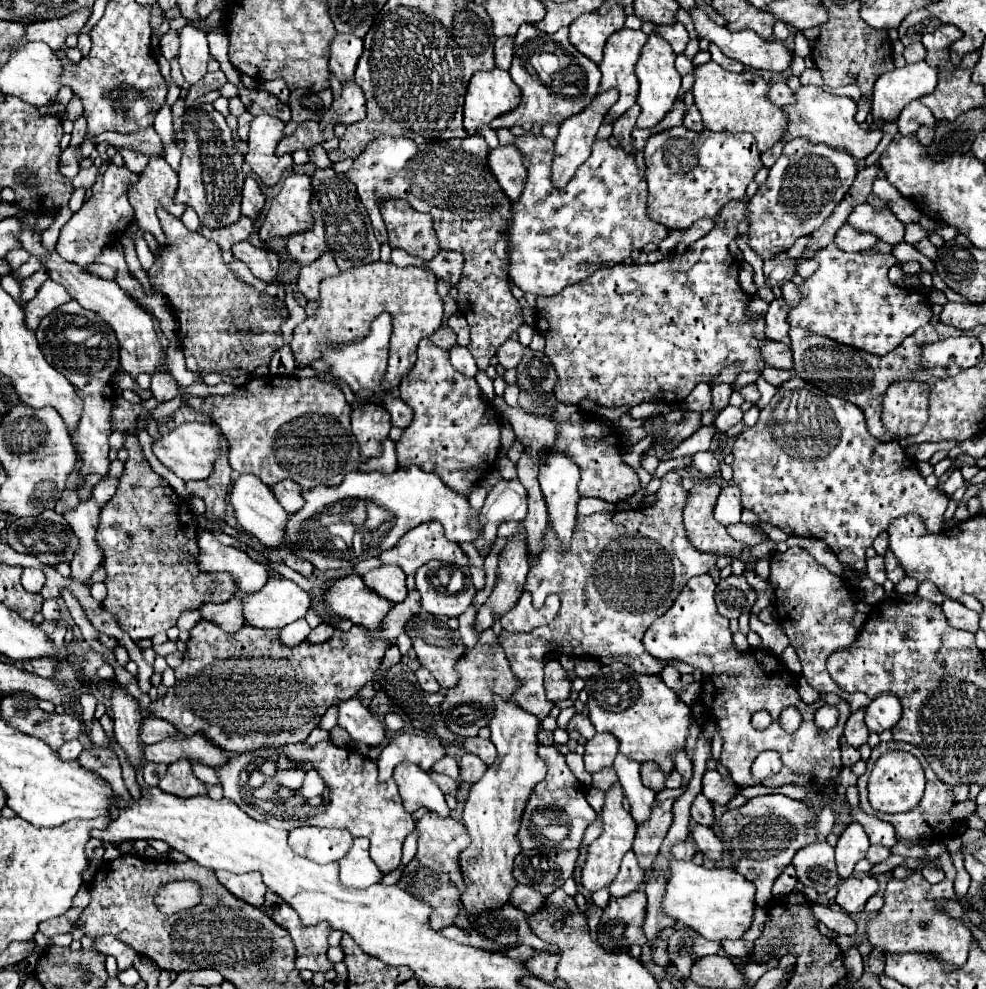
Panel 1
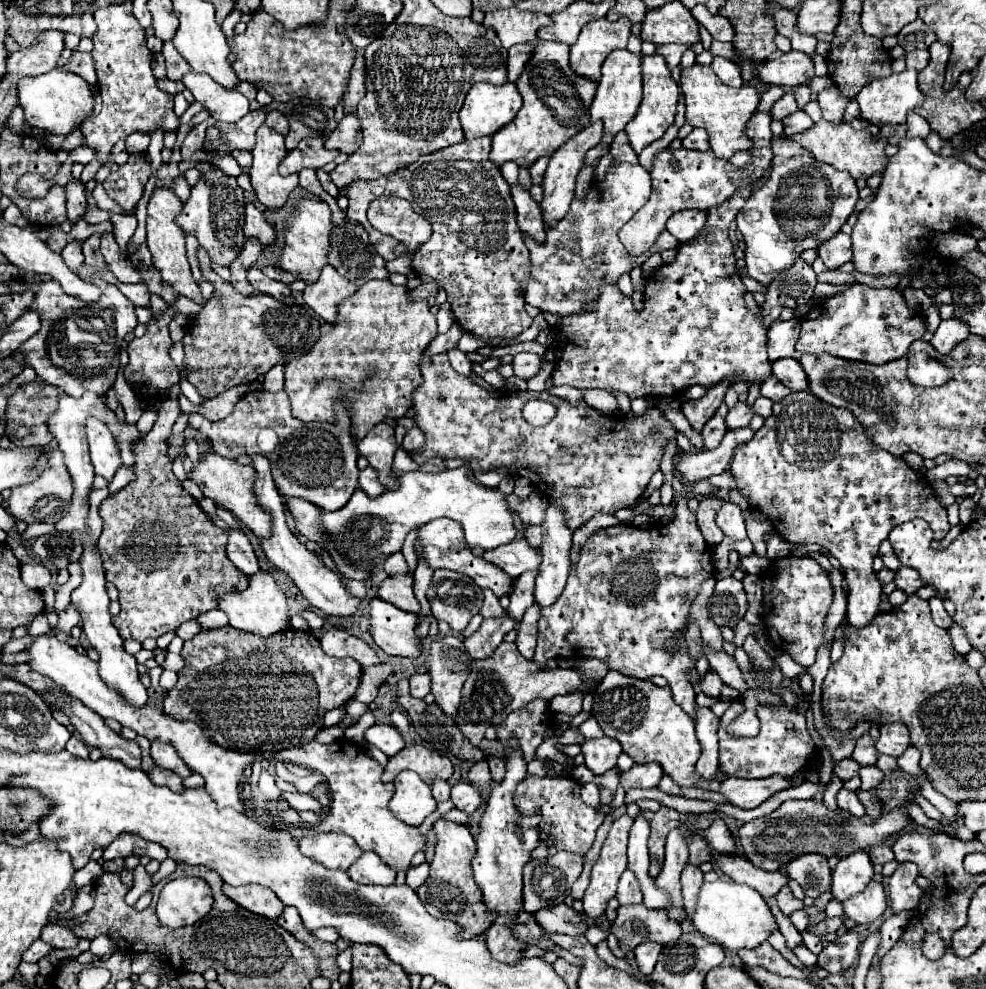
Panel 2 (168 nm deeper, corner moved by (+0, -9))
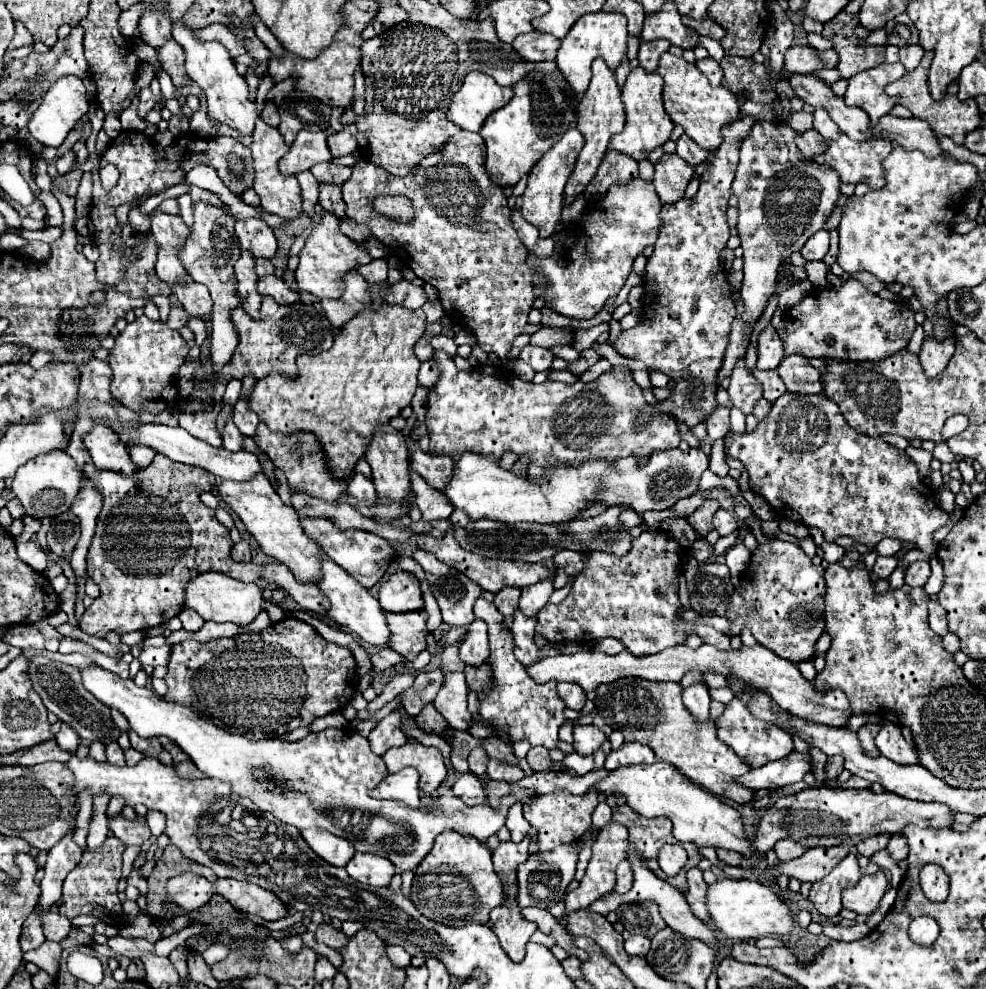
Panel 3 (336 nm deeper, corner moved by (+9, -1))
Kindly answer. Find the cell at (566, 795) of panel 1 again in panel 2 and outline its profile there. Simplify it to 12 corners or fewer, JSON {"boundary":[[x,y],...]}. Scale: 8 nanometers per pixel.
{"boundary":[[526,776],[514,792],[540,816],[532,858],[592,848],[602,808],[574,778]]}

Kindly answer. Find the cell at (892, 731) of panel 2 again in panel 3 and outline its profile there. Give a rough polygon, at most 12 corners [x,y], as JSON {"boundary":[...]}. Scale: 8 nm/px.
{"boundary":[[883,724],[875,746],[897,764],[917,764],[897,724]]}

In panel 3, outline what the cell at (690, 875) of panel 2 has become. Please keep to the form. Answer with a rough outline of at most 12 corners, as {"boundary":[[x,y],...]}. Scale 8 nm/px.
{"boundary":[[699,868],[687,870],[683,892],[691,912],[703,922],[709,920],[705,890]]}

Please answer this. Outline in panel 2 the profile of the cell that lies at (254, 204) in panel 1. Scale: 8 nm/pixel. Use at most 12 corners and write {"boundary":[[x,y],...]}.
{"boundary":[[246,204],[246,238],[276,242],[274,228],[254,204]]}

